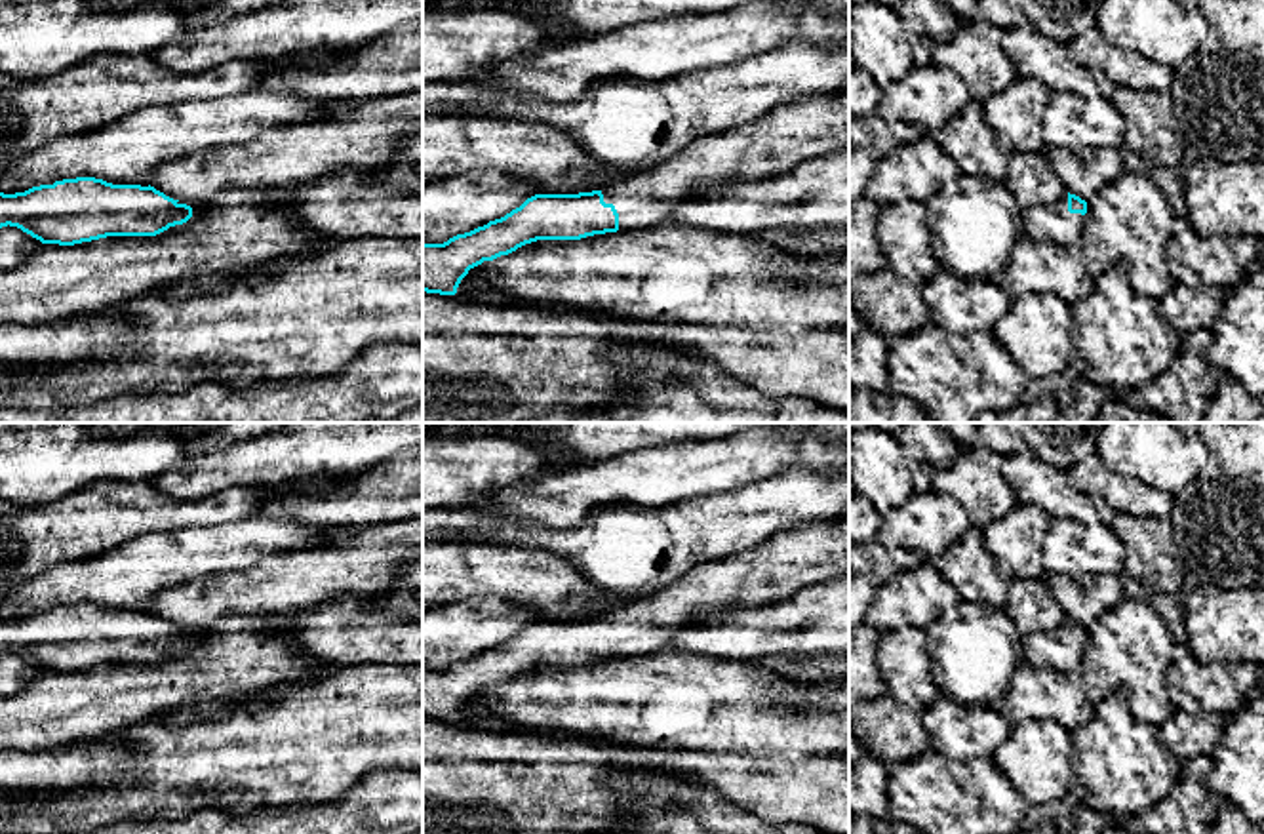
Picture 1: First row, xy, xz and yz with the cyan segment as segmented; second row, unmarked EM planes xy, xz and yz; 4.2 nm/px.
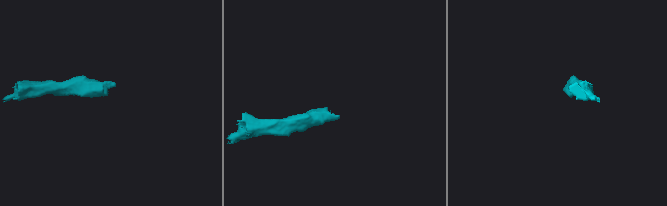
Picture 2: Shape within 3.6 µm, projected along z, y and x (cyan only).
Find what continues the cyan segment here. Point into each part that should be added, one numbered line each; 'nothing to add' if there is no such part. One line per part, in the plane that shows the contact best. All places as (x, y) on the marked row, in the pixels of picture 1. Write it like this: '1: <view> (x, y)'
1: xz (813, 126)

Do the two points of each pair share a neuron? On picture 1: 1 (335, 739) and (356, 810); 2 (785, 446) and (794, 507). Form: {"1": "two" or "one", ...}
{"1": "two", "2": "two"}

